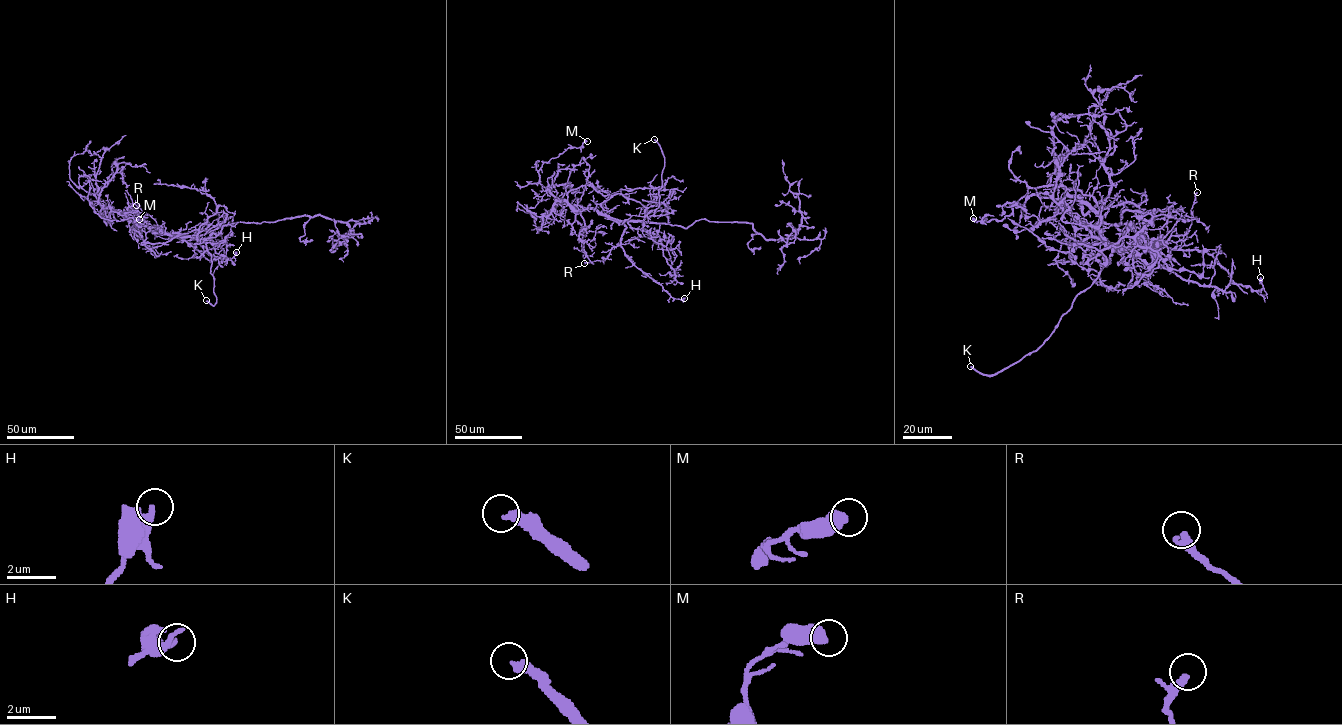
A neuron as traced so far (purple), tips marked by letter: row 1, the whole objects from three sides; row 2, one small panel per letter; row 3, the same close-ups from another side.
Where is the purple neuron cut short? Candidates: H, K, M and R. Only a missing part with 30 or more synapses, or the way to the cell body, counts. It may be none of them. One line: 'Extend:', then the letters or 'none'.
Extend: K

